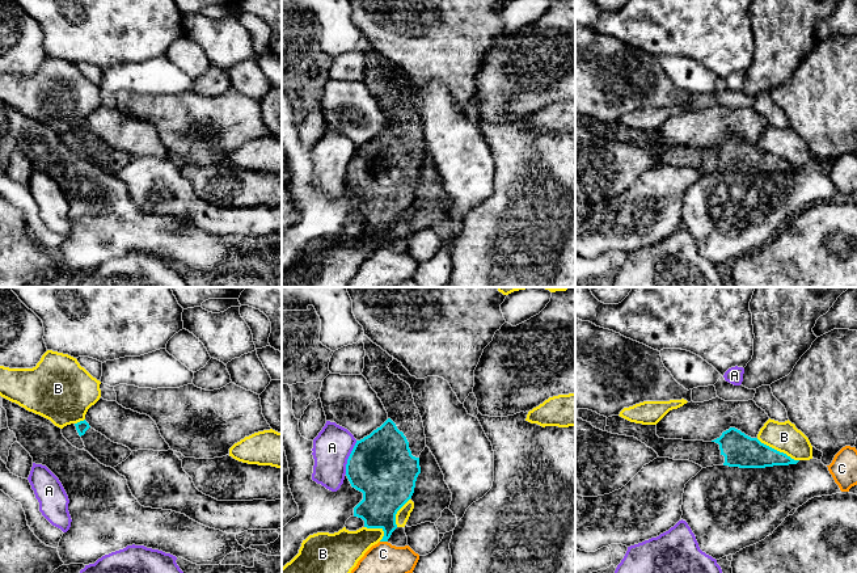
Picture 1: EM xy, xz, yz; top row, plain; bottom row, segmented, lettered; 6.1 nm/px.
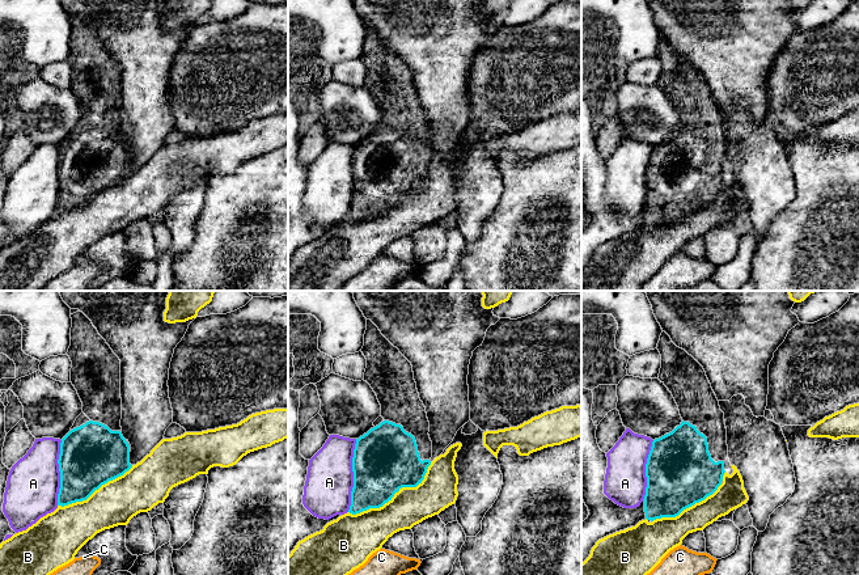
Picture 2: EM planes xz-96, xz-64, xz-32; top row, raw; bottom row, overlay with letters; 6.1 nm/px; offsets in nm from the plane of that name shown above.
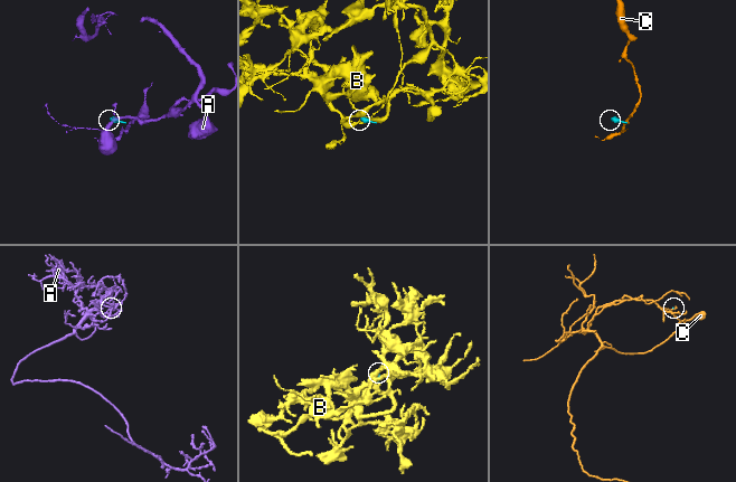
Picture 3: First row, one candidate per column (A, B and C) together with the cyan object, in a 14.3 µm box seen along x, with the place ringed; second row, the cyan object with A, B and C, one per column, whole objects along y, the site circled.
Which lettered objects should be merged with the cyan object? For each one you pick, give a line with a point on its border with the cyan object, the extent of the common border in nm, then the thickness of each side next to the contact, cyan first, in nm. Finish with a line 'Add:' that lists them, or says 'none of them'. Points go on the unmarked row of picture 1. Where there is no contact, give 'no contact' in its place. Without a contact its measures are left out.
Add: none of them

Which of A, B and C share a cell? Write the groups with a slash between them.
A / B / C

